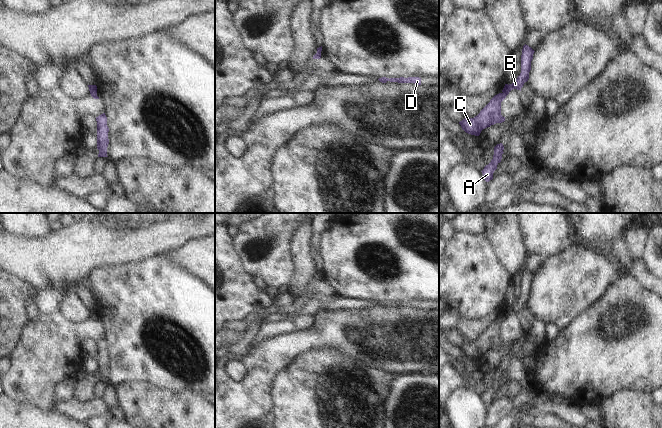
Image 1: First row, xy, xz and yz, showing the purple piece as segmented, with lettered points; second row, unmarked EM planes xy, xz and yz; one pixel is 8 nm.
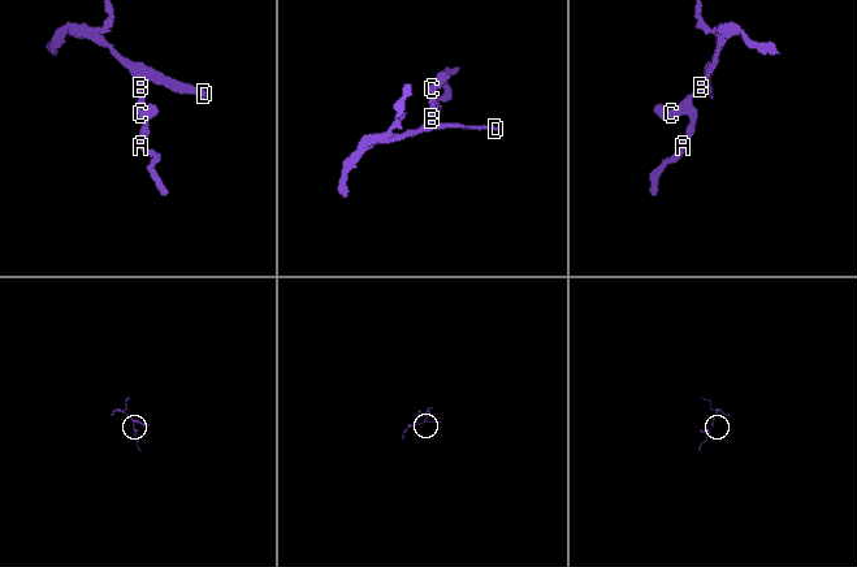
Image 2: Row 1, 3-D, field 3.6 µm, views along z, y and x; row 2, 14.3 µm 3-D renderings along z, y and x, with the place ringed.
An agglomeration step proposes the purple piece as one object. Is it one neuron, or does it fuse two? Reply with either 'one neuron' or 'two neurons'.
one neuron

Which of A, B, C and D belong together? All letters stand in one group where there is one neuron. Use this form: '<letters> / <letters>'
A B C D

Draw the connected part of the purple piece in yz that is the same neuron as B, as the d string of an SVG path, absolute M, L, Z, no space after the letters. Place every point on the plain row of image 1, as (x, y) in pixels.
M525 268L521 279L521 297L517 303L512 308L505 308L502 316L495 319L477 340L465 342L459 346L466 357L479 360L483 353L505 345L505 341L501 339L501 326L511 314L521 315L524 307L528 305L534 276L531 271Z

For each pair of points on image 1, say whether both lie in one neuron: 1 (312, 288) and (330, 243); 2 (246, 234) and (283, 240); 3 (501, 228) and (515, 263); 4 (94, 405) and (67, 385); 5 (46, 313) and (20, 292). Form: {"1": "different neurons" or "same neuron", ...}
{"1": "different neurons", "2": "same neuron", "3": "same neuron", "4": "different neurons", "5": "different neurons"}

